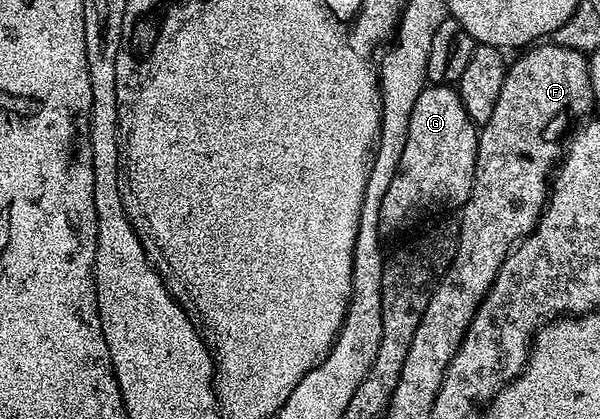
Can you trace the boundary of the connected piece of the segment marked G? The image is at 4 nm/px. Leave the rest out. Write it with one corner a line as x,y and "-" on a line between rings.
425,84
424,90
414,102
414,111
410,111
410,131
406,134
406,147
402,151
402,160
398,162
398,171
394,171
394,179
390,179
390,187
382,198
381,230
400,229
419,213
436,209
439,205
463,207
468,202
474,183
479,142
478,127
472,122
470,115
466,115
466,107
459,92
451,84

